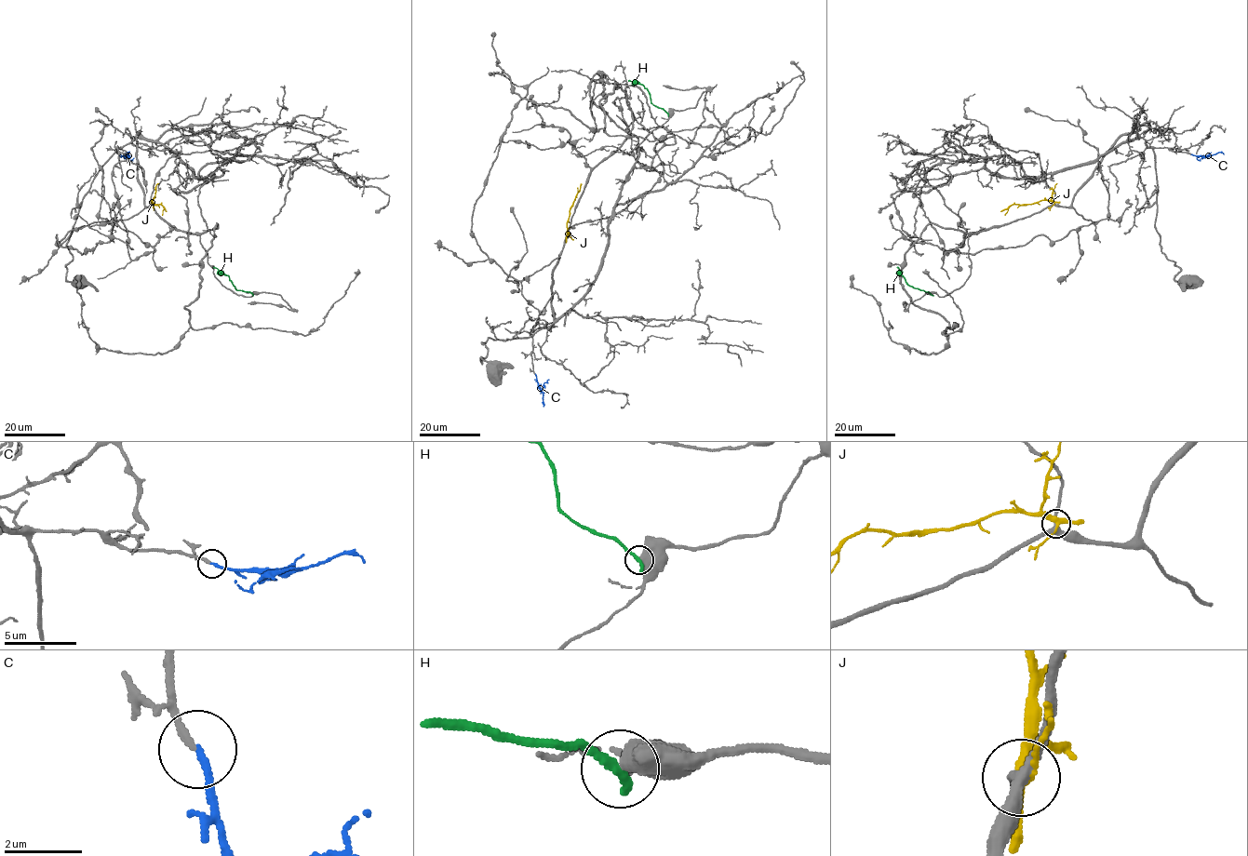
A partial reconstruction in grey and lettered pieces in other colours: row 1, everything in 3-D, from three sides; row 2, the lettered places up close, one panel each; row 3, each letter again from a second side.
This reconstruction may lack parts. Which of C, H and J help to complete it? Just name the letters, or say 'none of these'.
C

